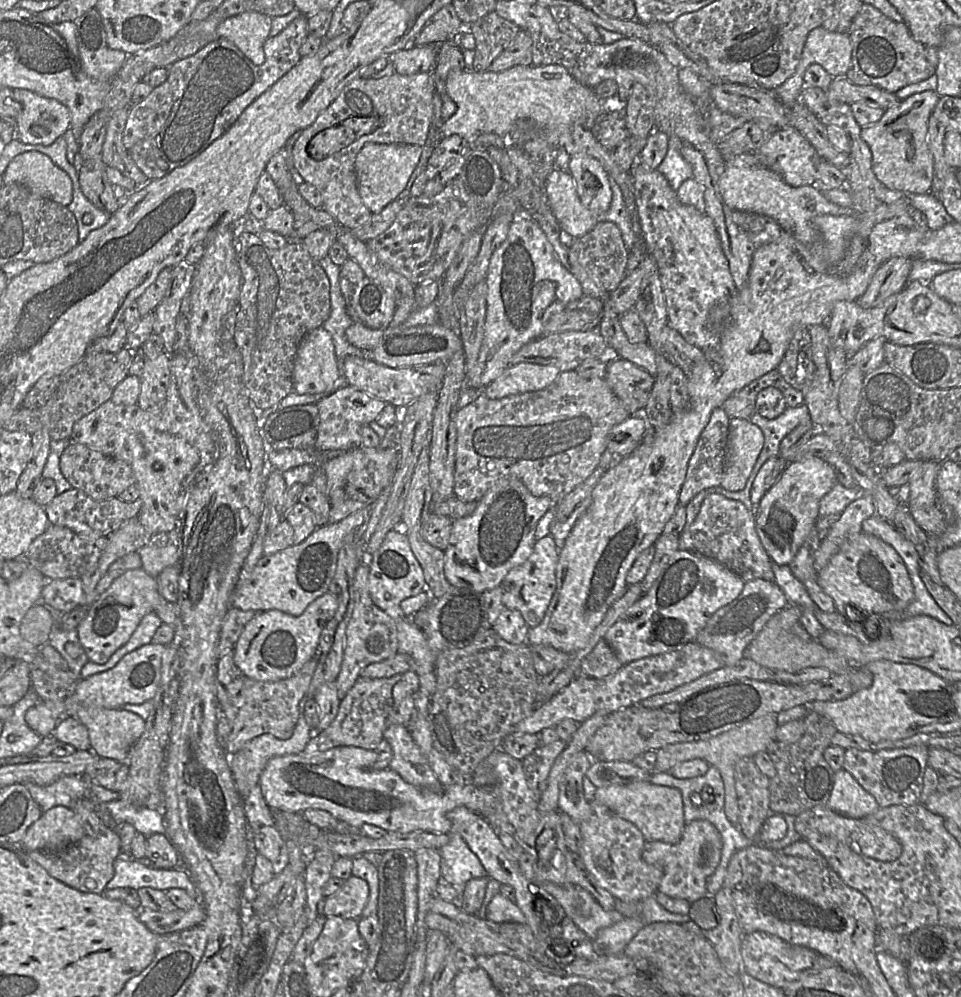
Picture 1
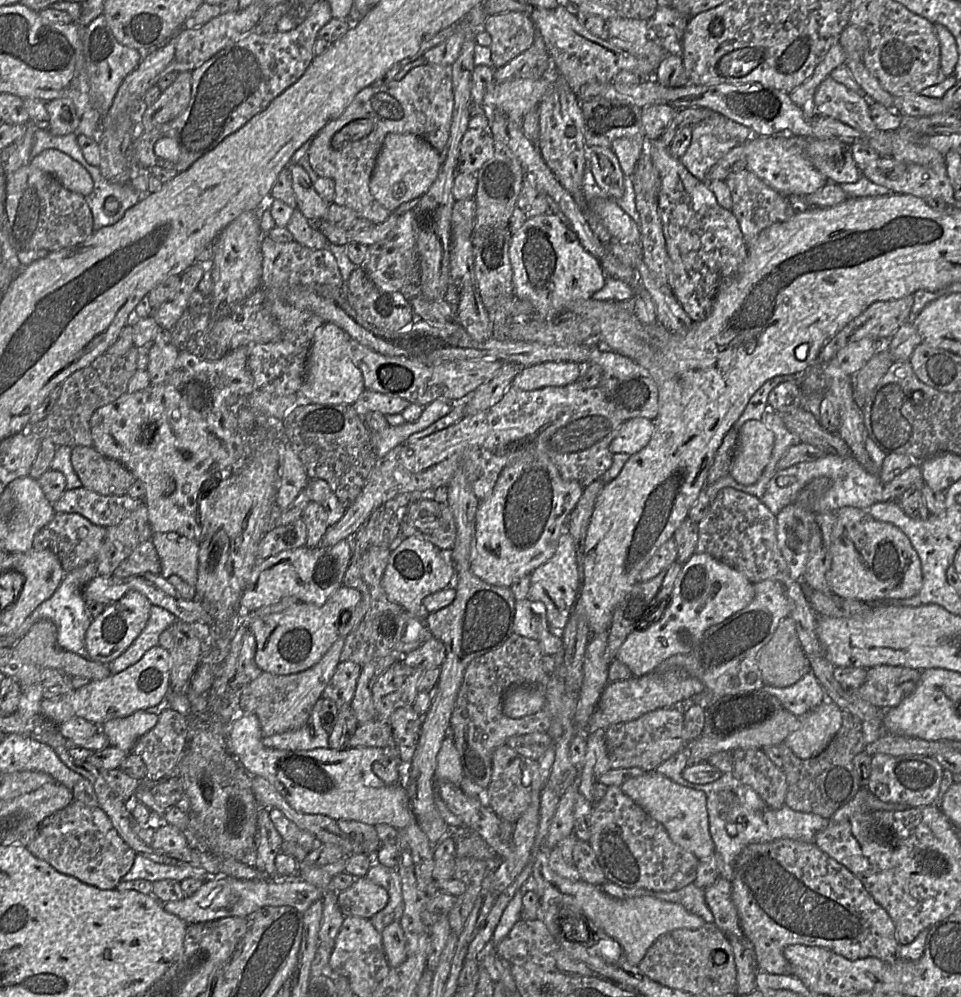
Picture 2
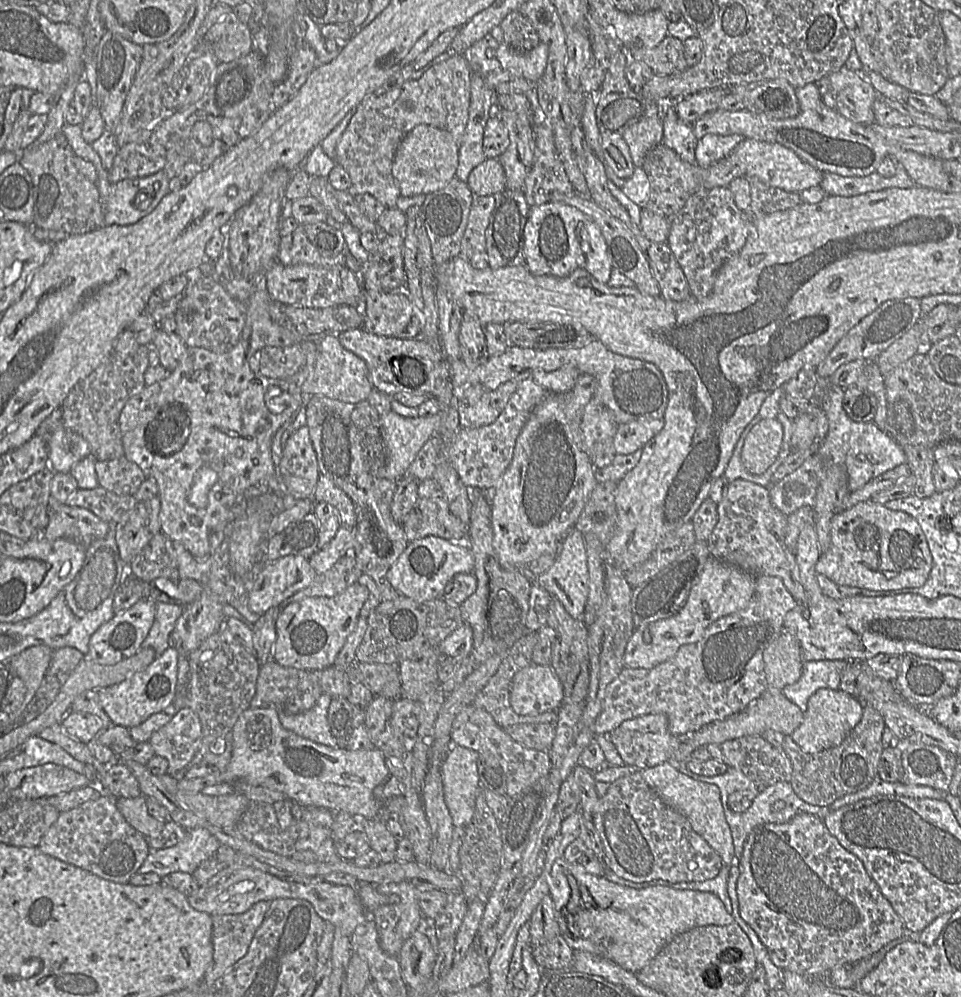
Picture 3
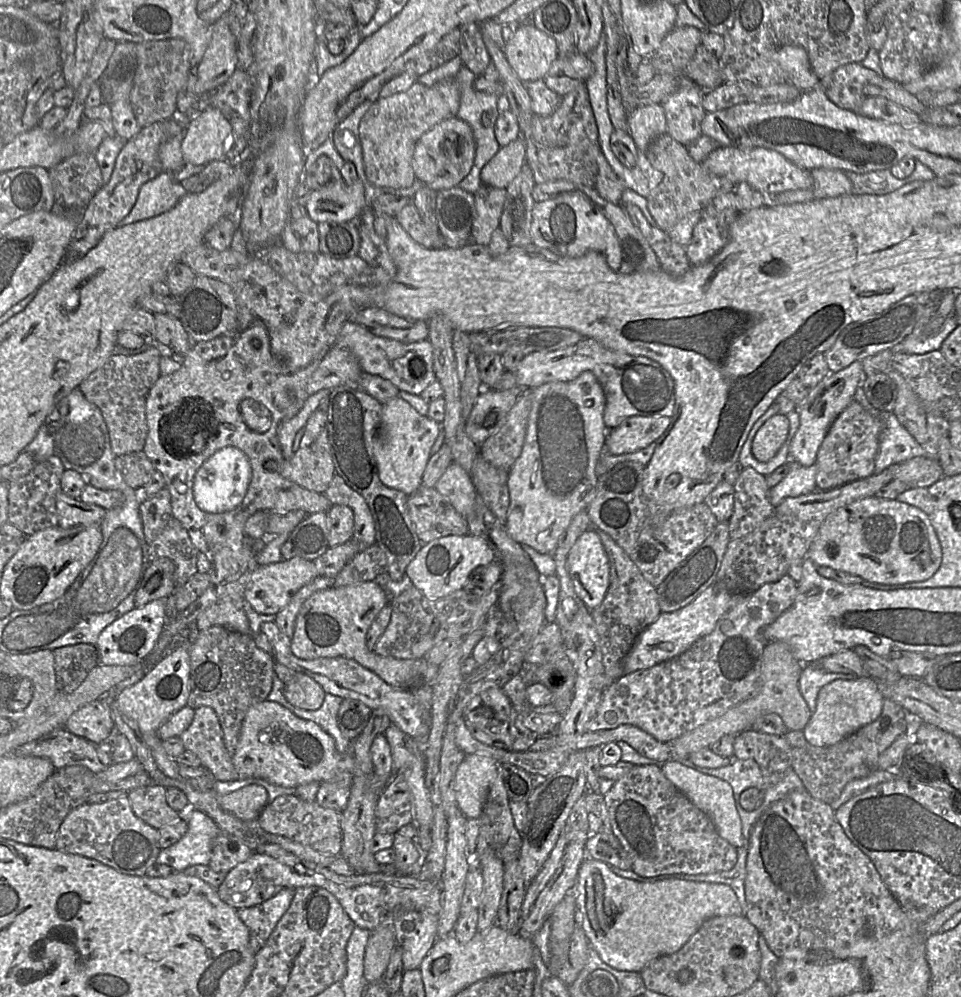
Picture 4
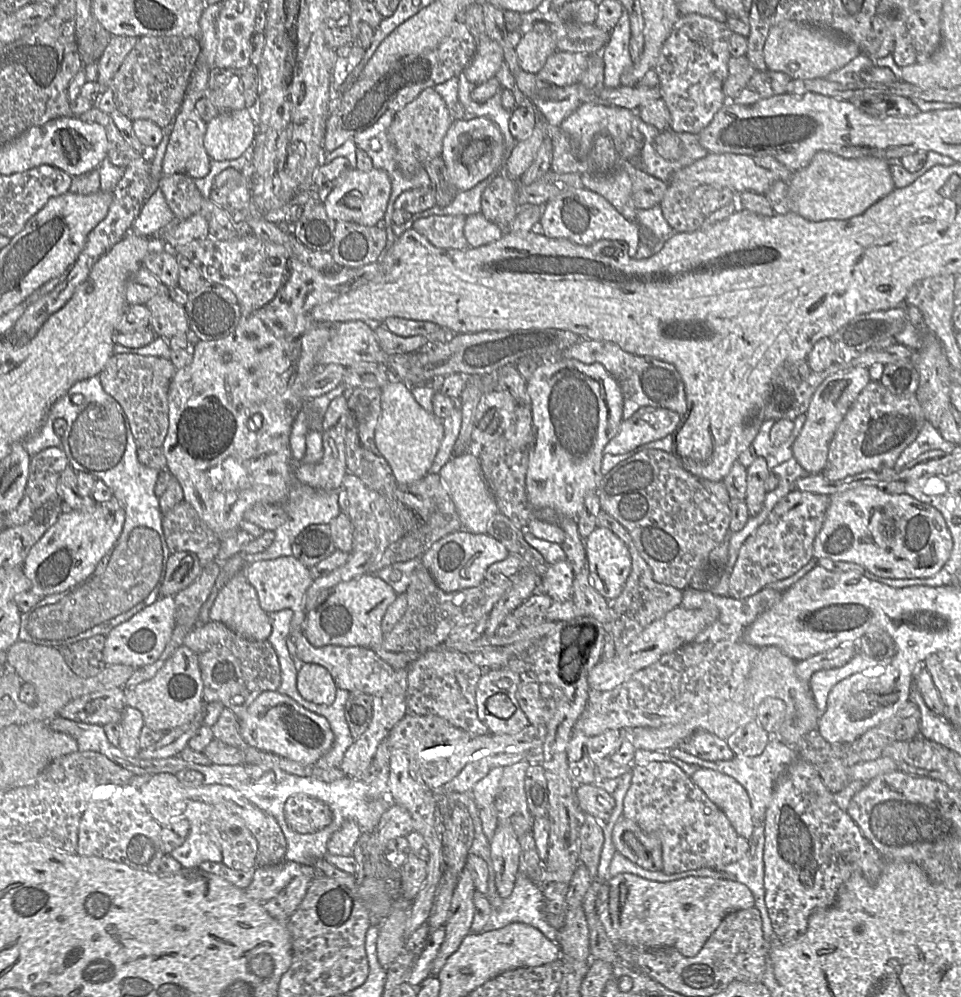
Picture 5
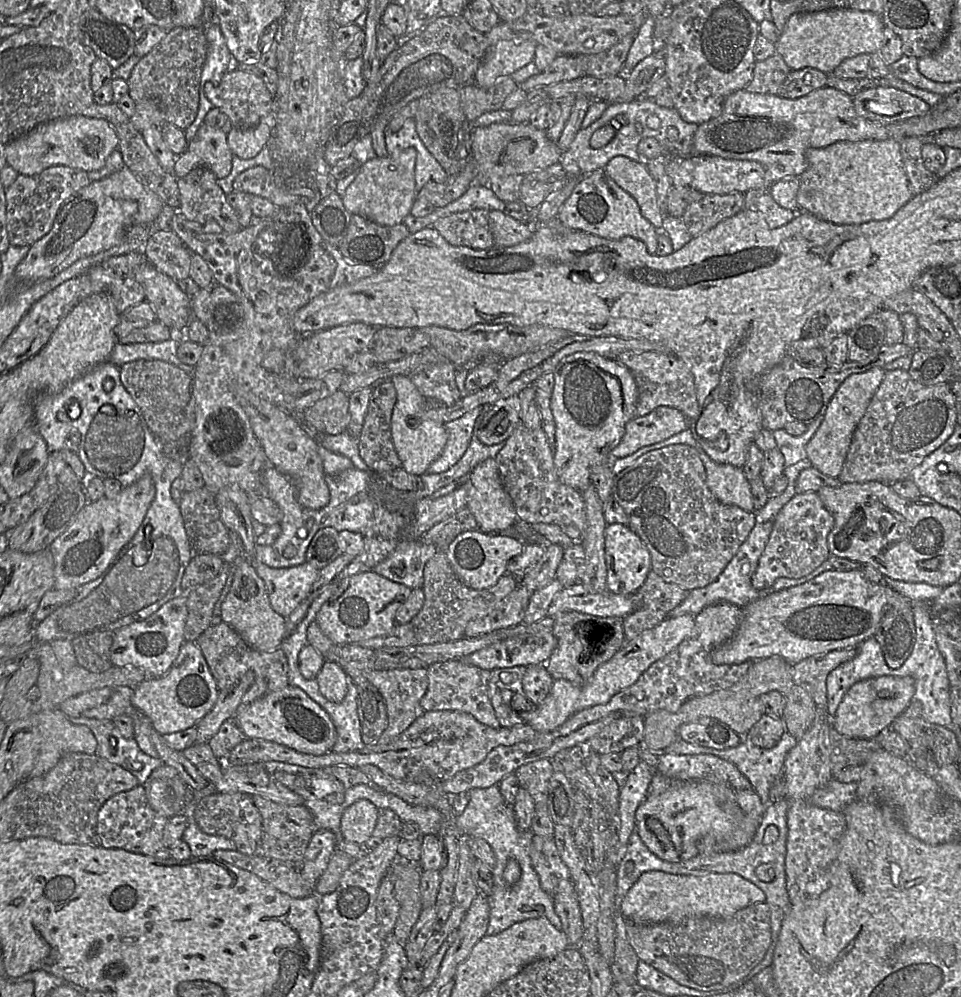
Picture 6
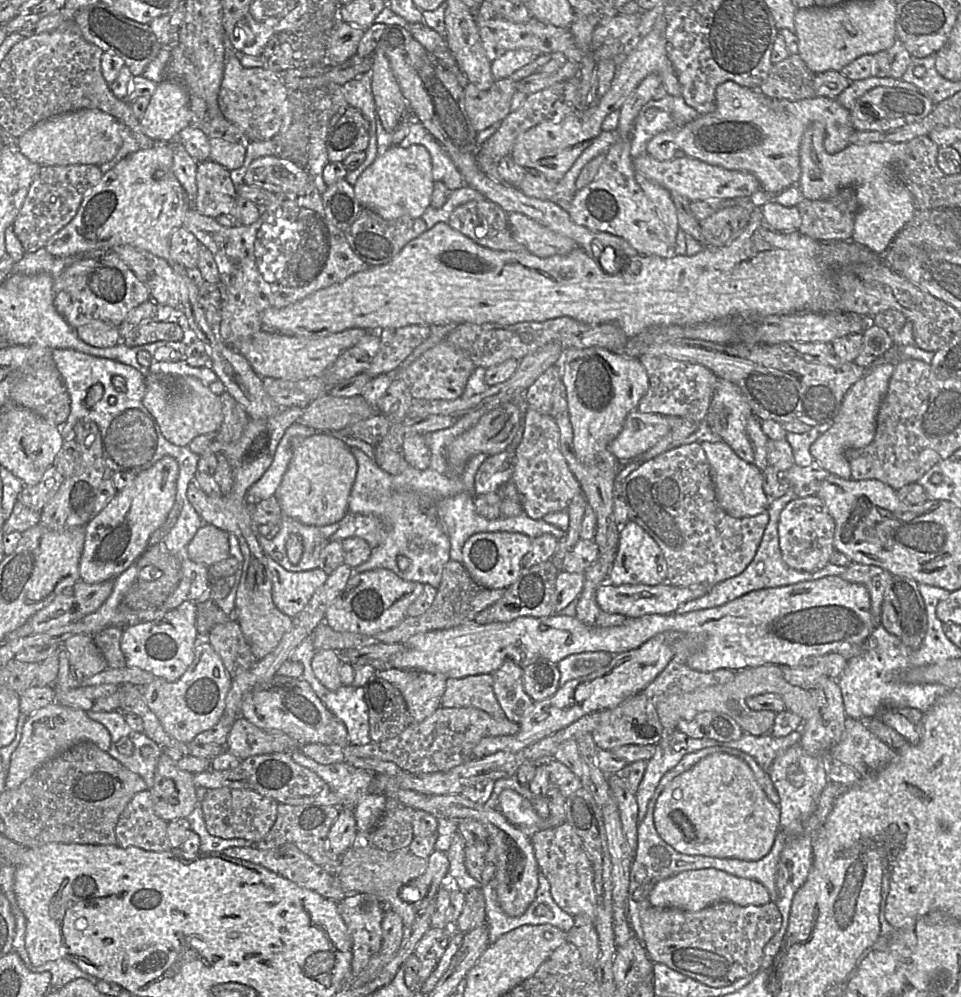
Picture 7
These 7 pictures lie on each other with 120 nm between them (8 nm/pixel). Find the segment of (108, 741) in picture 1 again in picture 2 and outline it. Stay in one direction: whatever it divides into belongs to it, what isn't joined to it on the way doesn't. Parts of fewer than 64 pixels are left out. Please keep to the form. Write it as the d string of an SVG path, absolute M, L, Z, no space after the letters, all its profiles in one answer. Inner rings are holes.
M137 711L129 716L104 722L98 727L107 736L111 747L130 751L136 740L150 731L158 719L156 714Z

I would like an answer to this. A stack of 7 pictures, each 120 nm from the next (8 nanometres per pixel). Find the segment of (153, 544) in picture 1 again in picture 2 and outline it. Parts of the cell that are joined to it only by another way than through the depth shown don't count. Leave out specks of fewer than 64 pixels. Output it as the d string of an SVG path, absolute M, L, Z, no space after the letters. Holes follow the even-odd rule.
M175 532L154 533L151 541L160 558L160 575L164 578L179 576L195 587L198 579L198 542Z

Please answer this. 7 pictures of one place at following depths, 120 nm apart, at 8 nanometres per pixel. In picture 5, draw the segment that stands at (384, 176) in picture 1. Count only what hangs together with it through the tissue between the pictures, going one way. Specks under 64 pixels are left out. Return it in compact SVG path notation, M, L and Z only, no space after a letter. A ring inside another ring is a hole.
M483 117L454 120L441 150L449 180L459 191L469 190L489 176L500 174L507 156L502 132L493 121Z

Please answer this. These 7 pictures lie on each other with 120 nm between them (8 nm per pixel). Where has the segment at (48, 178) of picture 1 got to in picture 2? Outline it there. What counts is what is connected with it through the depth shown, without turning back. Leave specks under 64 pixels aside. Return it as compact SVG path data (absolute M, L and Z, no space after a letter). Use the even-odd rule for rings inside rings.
M43 150L34 156L29 164L52 174L65 188L72 192L87 196L93 190L94 181L87 169L59 150Z

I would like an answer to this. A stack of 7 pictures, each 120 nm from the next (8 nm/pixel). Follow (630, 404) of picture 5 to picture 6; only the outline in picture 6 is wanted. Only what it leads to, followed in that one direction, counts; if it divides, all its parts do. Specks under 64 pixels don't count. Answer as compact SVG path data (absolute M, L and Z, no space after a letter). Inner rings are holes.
M627 351L614 359L627 367L635 379L638 391L636 417L645 416L660 406L675 408L687 419L693 419L697 416L699 404L694 377L684 361L669 353L649 351Z

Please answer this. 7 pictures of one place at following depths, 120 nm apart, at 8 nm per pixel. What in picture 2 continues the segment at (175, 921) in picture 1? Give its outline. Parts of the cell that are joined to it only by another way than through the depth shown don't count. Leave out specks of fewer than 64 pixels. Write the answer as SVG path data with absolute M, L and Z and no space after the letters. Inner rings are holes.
M231 876L210 877L191 896L181 900L171 901L164 904L167 912L178 916L188 925L199 922L213 921L227 917L251 918L258 910L265 906L291 906L300 912L305 912L312 903L320 901L324 891L304 881L273 881L267 878L259 879L238 879Z

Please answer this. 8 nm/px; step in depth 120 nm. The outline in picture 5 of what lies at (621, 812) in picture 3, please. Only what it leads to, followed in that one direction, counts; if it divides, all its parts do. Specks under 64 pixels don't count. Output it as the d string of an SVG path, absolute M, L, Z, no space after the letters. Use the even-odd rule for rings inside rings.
M652 761L630 765L630 771L632 780L624 798L623 817L634 821L645 833L660 840L658 868L651 871L674 874L699 868L719 868L740 860L748 853L749 840L736 832L725 813L681 768L670 762Z

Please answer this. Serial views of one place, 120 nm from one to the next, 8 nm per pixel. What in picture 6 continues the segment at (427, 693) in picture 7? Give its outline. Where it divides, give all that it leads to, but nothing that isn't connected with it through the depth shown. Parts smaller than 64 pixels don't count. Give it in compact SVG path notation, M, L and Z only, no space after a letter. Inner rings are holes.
M427 668L375 669L367 675L367 680L379 690L385 701L388 725L381 736L372 743L383 744L405 731L423 713L420 707L420 700L428 688Z

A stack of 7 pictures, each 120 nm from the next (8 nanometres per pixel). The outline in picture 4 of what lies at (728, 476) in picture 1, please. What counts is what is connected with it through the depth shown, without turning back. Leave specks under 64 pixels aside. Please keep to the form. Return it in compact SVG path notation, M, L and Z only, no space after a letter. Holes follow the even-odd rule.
M776 414L767 420L757 431L752 442L752 454L762 463L773 459L784 442L789 432L788 418L782 414Z

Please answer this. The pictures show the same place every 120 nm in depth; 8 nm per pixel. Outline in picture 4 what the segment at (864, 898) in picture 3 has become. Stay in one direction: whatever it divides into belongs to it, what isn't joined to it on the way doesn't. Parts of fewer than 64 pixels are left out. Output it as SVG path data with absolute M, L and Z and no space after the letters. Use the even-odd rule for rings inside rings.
M806 790L793 791L772 803L755 823L749 838L747 852L745 899L746 911L742 915L757 928L770 950L778 958L795 957L795 955L807 955L808 953L829 953L842 960L862 958L871 949L873 940L878 940L877 938L882 938L902 928L907 924L907 916L909 916L883 883L870 858L846 836L835 818L835 810L831 808L831 805L813 798Z

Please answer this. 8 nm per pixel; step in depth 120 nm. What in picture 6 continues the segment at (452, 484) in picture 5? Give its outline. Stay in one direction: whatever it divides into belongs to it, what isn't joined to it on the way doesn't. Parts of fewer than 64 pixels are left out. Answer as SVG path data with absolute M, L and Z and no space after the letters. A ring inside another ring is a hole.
M494 459L480 462L467 476L469 490L466 507L477 521L477 529L487 534L498 534L519 522L513 501L505 490Z

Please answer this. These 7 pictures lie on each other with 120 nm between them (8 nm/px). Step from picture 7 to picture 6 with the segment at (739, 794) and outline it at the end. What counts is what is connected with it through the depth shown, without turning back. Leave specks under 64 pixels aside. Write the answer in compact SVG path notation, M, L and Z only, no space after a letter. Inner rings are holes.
M683 780L683 782L676 783L672 788L663 792L662 794L646 799L643 804L639 807L635 815L636 820L636 833L639 835L645 846L658 858L668 862L687 861L697 856L698 850L696 848L696 841L703 836L713 836L718 842L718 850L722 852L733 852L745 848L752 840L759 826L759 818L749 817L745 814L739 805L737 804L734 790L724 783L710 782L710 781L694 781L694 780Z

